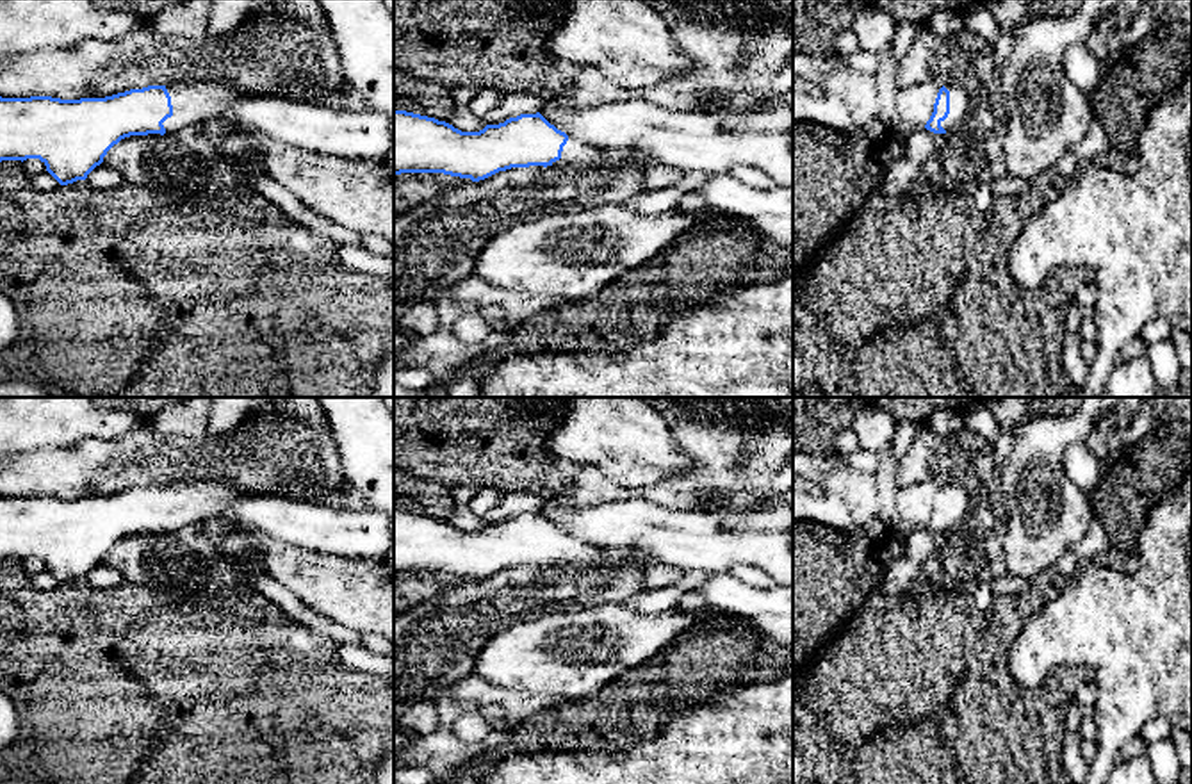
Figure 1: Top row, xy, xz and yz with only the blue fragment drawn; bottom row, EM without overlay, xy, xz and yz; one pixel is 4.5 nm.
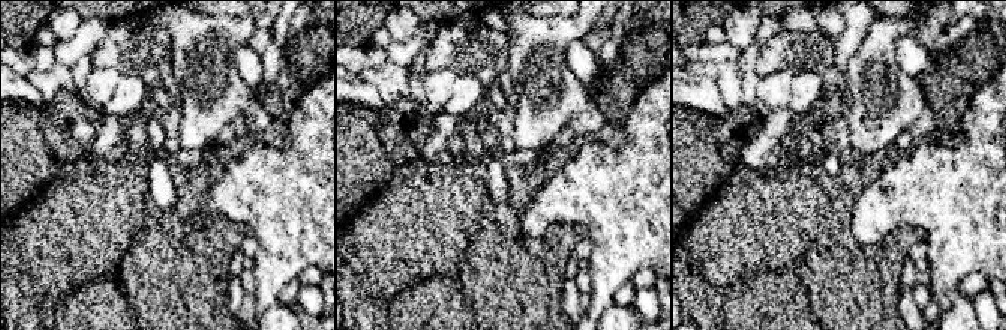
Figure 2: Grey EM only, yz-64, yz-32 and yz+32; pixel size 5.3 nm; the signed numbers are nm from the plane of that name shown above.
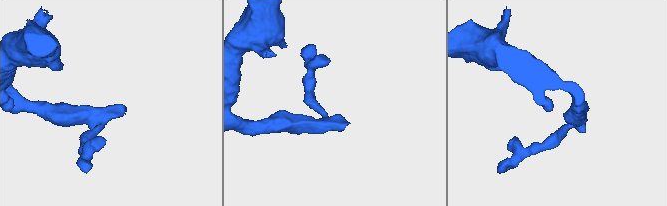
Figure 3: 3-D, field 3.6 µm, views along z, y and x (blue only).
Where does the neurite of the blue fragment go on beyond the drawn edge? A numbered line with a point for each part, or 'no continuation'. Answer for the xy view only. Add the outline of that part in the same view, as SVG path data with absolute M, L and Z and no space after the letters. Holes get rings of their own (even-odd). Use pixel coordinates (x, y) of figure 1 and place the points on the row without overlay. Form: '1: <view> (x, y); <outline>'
1: xy (359, 531); M171 481L166 485L173 515L166 533L219 524L246 527L258 538L290 542L303 549L383 561L390 549L390 520L385 511L353 506L333 510L276 494L239 490L216 481Z

